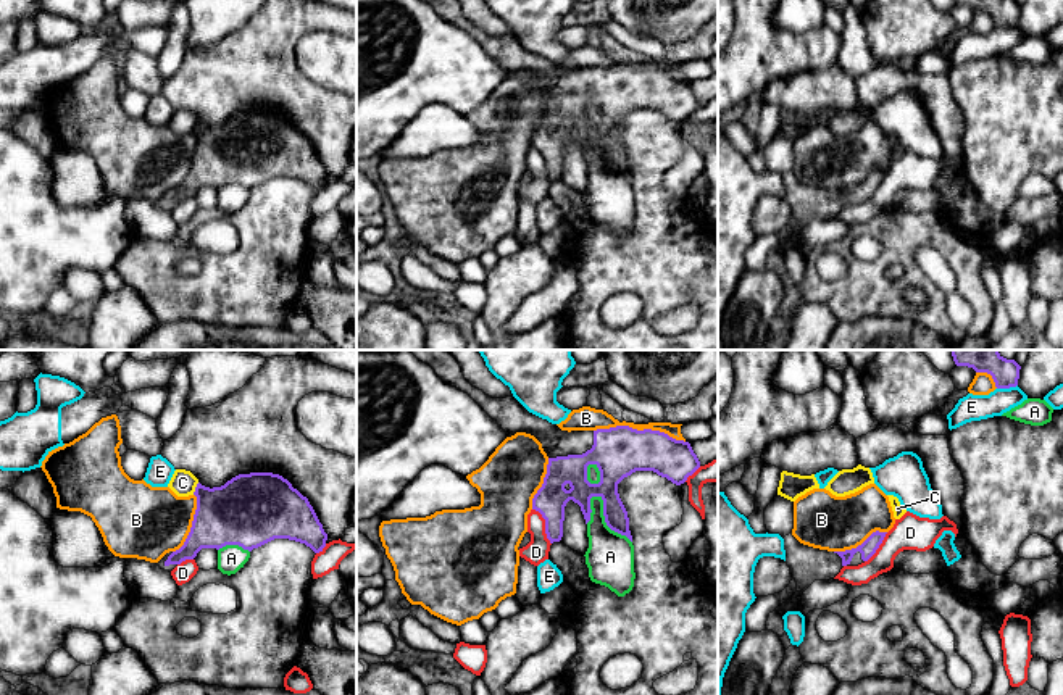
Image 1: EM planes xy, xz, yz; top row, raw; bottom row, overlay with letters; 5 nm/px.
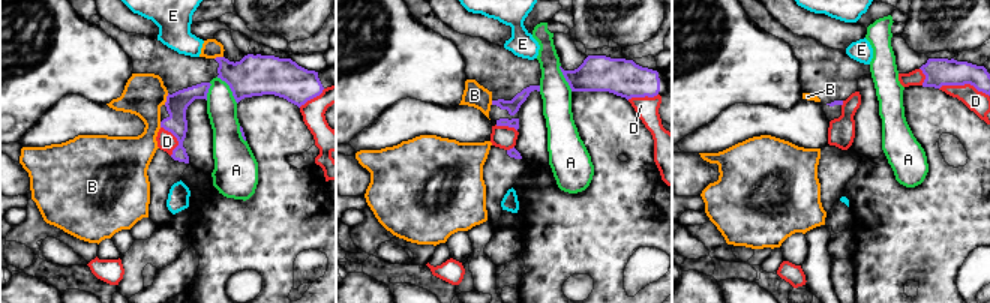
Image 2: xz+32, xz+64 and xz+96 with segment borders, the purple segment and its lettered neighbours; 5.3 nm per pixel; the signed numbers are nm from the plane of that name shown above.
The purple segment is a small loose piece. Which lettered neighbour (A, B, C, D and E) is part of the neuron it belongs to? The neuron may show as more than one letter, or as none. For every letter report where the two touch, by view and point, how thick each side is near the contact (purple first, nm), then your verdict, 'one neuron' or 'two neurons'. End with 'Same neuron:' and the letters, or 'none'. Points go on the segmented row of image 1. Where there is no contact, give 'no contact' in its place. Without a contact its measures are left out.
A: xz (605, 520) | 130/240 nm | two neurons
B: xz (639, 431) | 260/110 nm | two neurons
C: xy (195, 489) | 320/130 nm | two neurons
D: xz (546, 526) | 160/120 nm | two neurons
E: yz (1007, 387) | 190/130 nm | two neurons
Same neuron: none

